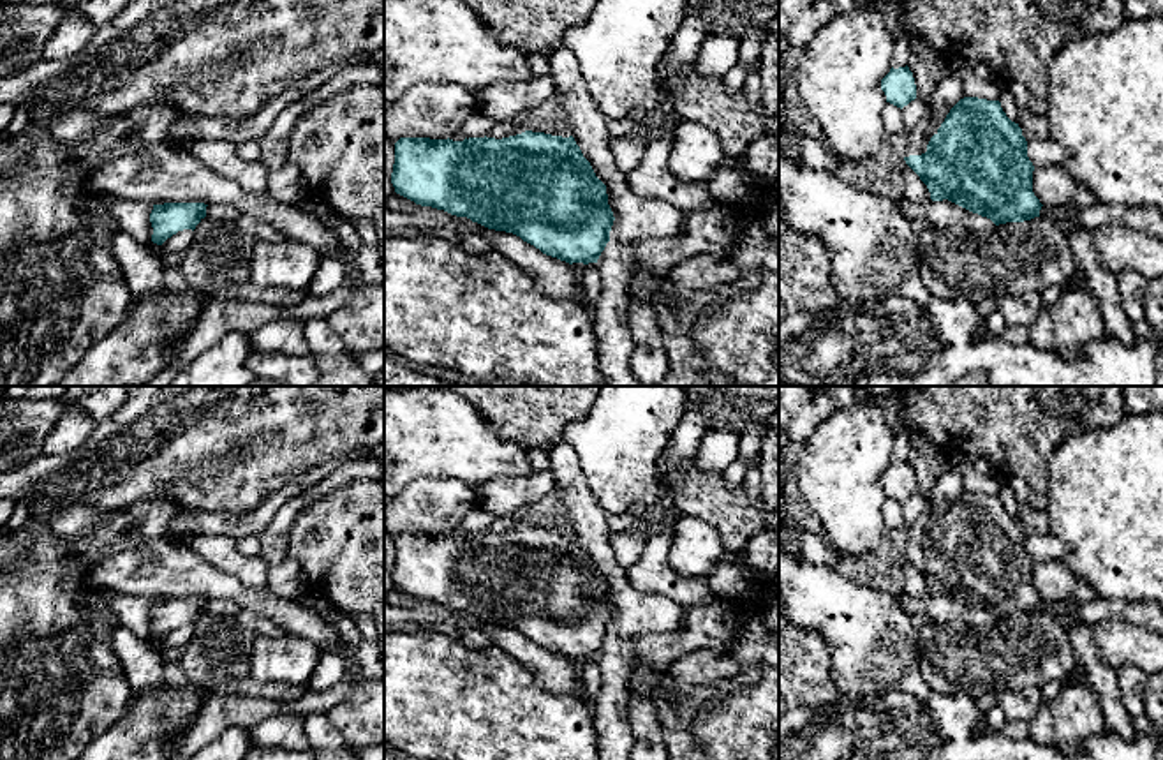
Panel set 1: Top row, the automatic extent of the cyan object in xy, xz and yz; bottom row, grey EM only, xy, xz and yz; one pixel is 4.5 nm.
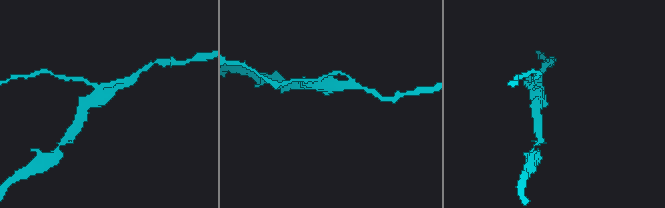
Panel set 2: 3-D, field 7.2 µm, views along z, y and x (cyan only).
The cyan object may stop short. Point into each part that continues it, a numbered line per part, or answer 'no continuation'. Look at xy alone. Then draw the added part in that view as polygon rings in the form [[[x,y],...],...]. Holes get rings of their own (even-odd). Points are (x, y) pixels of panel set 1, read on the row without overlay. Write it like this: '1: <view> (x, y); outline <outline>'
no continuation

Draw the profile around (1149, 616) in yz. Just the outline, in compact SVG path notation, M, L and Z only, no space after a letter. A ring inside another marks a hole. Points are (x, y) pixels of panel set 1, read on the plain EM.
M1094 596L1087 603L1071 607L1068 601L1041 601L1040 612L1050 612L1068 622L1100 624L1108 619L1121 619L1135 626L1163 635L1163 608L1158 603L1130 603Z

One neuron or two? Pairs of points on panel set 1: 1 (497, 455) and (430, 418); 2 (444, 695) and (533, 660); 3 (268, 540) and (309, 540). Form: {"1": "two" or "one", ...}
{"1": "one", "2": "two", "3": "two"}

